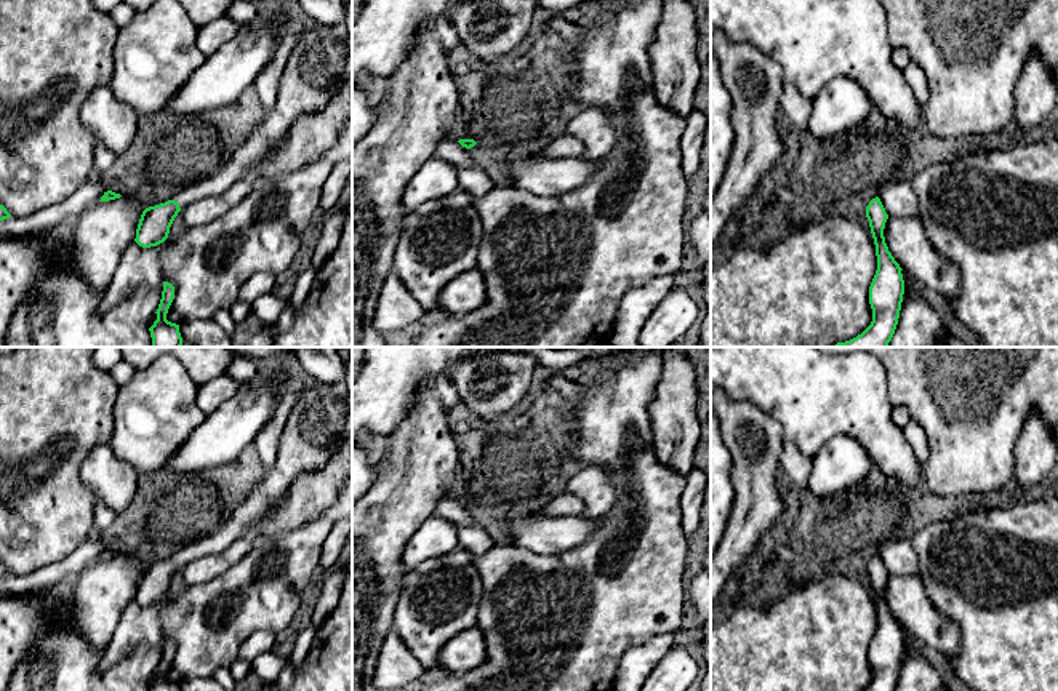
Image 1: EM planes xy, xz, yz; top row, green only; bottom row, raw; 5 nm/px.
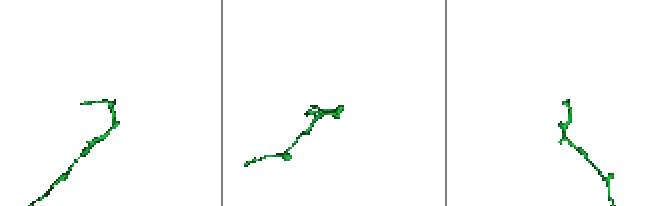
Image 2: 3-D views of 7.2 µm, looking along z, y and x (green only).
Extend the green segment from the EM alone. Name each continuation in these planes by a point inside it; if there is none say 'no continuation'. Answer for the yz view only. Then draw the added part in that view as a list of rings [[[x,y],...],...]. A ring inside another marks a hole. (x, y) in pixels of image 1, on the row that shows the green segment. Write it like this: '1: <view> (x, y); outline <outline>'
no continuation

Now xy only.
1: xy (320, 61); outline [[[315,24],[299,35],[288,62],[280,77],[277,102],[266,118],[258,125],[240,149],[222,165],[222,168],[174,195],[181,211],[192,202],[221,194],[234,182],[245,178],[246,173],[279,142],[283,141],[288,130],[304,115],[322,110],[352,77],[352,38],[344,24]]]

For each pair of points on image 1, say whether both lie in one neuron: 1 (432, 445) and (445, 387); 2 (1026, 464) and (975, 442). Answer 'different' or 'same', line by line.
1: different
2: different

